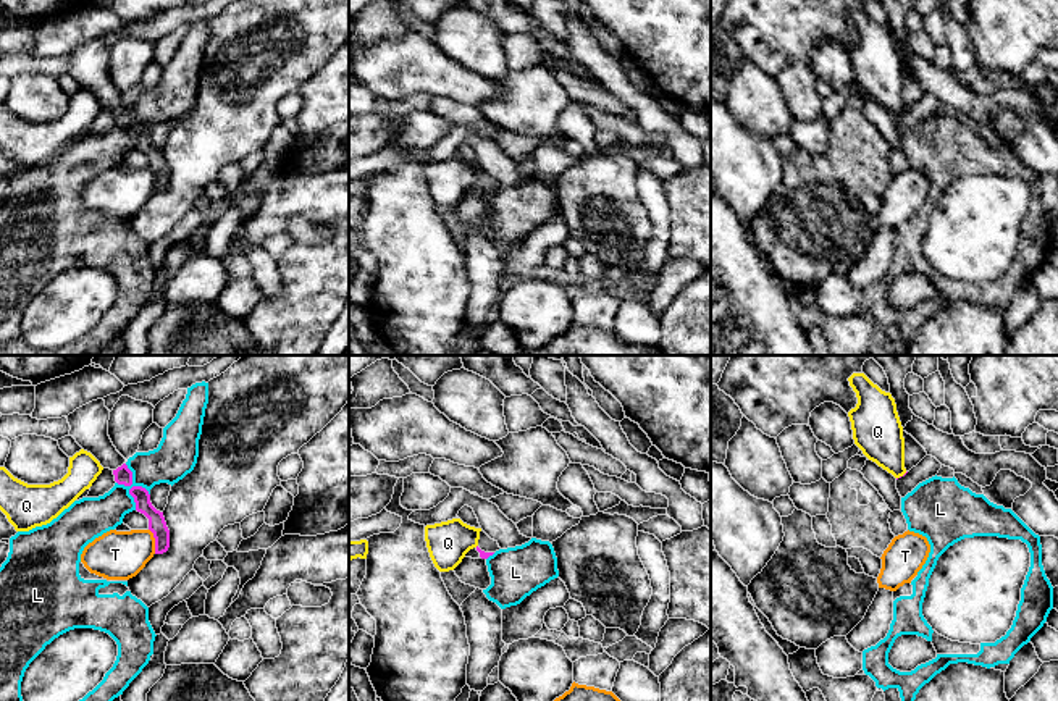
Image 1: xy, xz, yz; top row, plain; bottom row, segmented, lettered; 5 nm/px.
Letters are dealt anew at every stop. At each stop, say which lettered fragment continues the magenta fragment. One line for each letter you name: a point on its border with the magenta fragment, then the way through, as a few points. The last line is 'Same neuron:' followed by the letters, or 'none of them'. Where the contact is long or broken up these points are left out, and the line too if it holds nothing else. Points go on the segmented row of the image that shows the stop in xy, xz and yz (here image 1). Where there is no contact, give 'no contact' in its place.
Same neuron: none of them

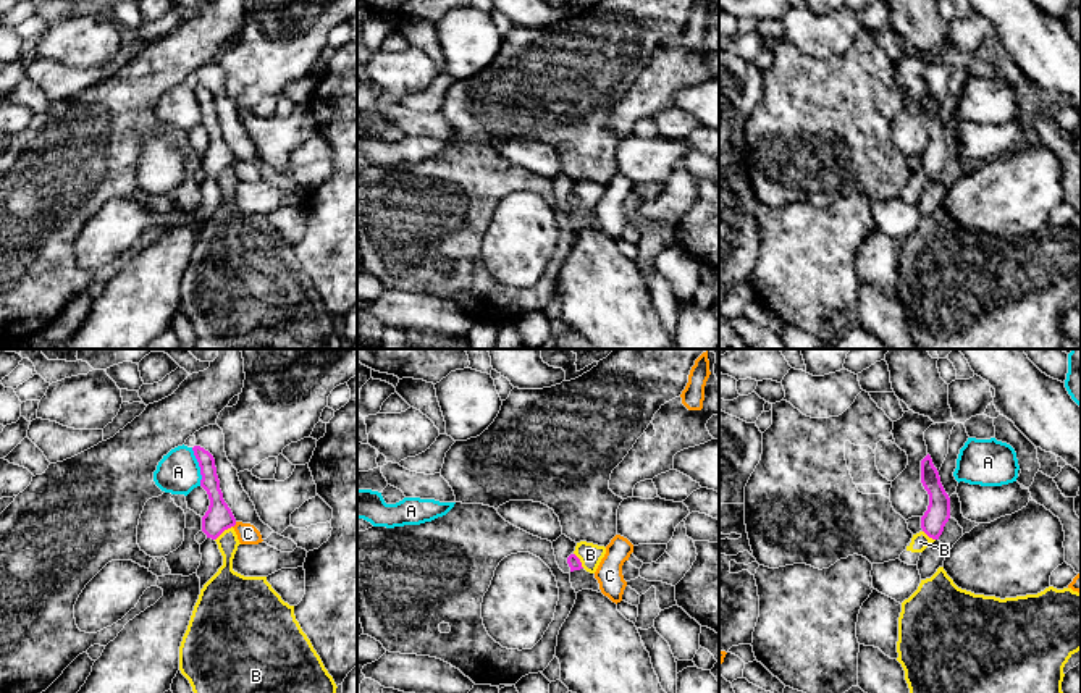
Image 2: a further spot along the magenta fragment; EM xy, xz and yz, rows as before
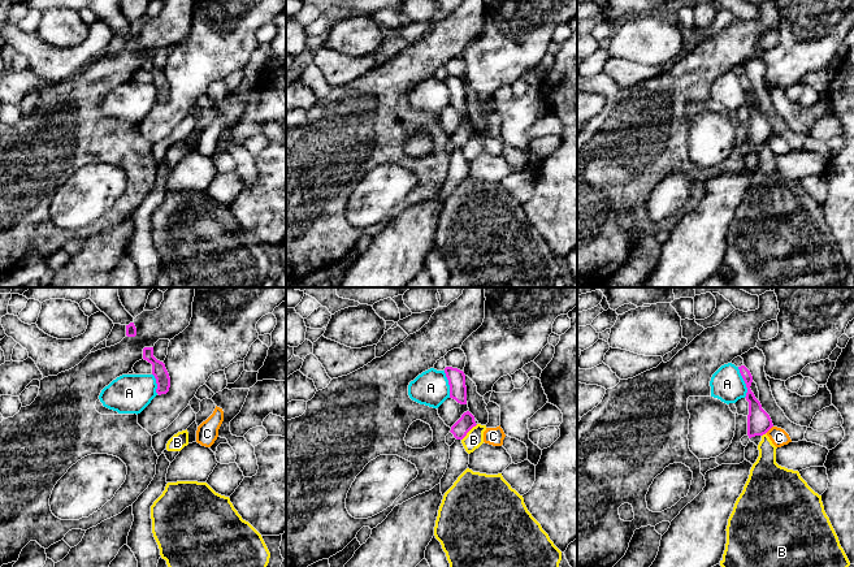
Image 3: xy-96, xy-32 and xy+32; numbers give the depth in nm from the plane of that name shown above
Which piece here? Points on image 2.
Same neuron: none of them

